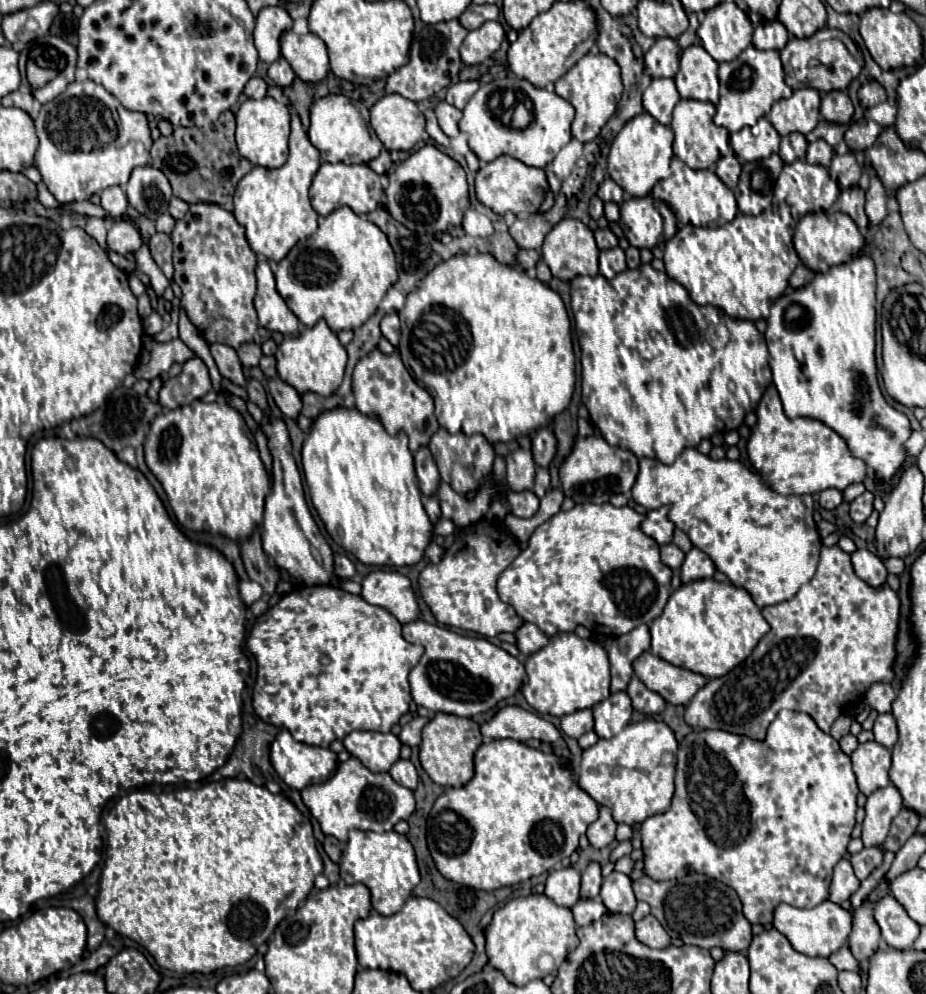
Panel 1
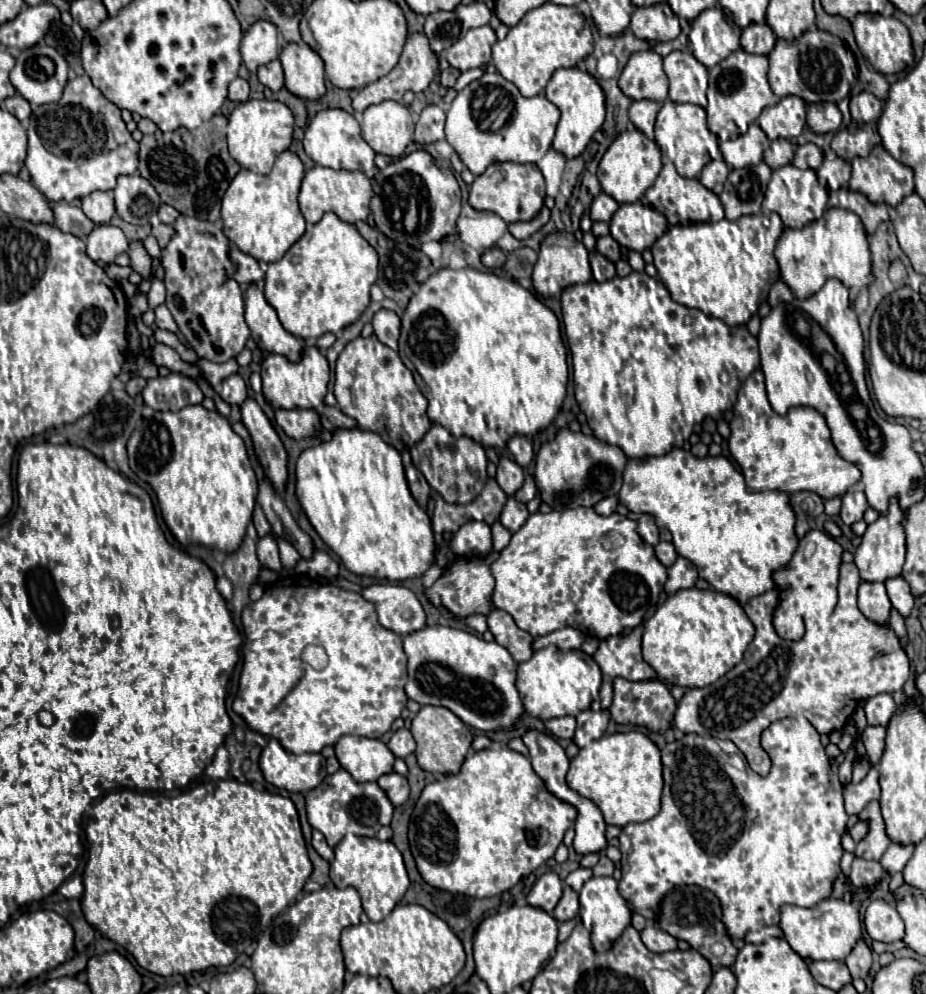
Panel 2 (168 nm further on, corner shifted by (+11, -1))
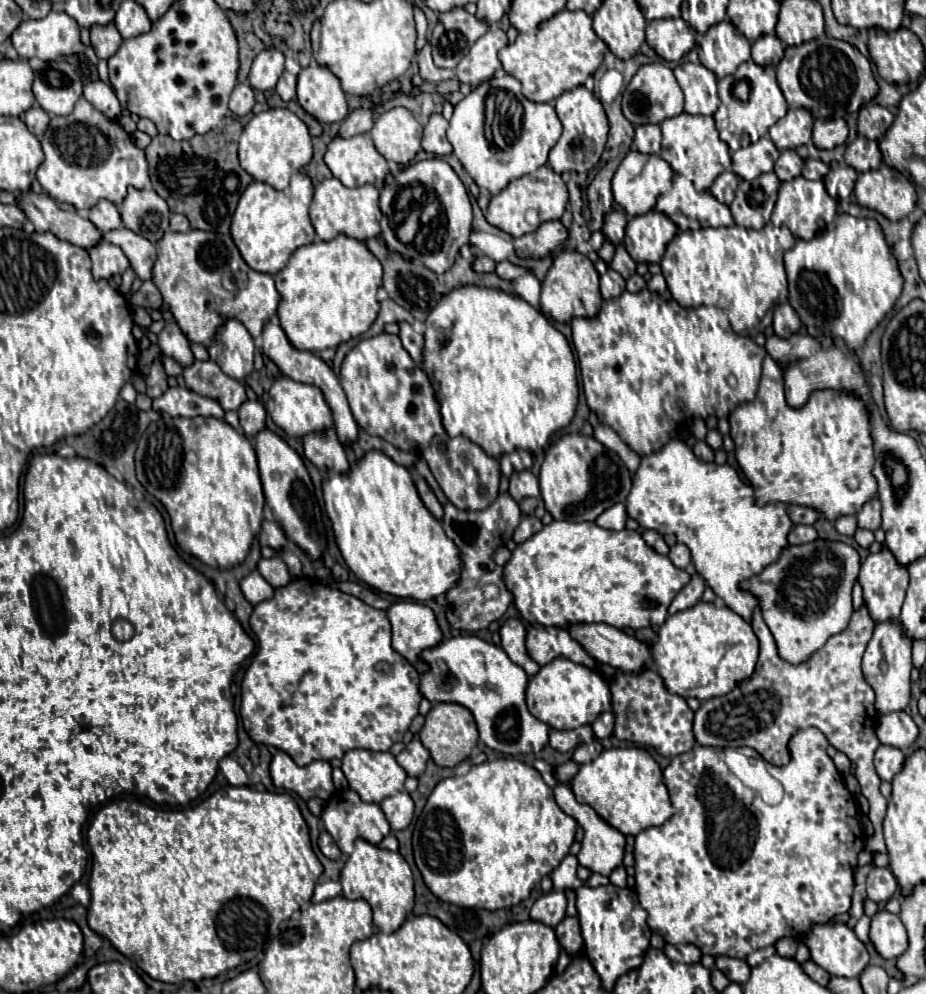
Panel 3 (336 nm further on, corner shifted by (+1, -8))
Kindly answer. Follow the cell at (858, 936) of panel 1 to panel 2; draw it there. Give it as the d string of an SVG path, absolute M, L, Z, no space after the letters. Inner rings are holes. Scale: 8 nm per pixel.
M860 938L856 942L856 946L852 948L852 952L846 956L846 966L852 974L852 978L864 978L872 966L872 950L870 946Z

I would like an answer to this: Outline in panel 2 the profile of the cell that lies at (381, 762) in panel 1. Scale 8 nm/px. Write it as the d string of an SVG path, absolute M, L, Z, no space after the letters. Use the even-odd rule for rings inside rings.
M342 736L336 742L338 762L352 774L356 782L374 782L392 770L394 754L378 738Z

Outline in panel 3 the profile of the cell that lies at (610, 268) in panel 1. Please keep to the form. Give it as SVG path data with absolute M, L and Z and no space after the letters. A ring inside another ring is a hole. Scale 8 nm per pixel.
M608 267L608 271L600 277L602 297L604 297L604 299L614 299L614 297L618 297L624 289L626 289L626 283L624 283L622 275L618 275L612 267Z

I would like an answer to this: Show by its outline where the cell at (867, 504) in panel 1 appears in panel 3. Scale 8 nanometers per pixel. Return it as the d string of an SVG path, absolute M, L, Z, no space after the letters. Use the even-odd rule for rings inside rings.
M874 497L872 501L868 501L868 503L860 509L860 513L856 515L856 519L858 519L858 527L876 531L876 529L880 527L880 509L882 509L882 507L880 507L878 497Z

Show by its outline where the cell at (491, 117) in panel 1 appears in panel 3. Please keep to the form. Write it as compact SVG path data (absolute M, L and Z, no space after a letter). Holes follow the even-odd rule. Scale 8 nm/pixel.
M504 75L504 81L500 79L490 79L484 81L482 85L478 85L476 89L472 89L456 107L454 107L454 115L450 119L450 129L448 129L448 141L454 147L454 155L458 157L458 161L462 163L462 167L466 169L466 173L474 179L474 183L482 189L488 189L490 195L498 195L510 181L516 181L532 171L536 171L538 167L546 165L548 153L550 149L556 145L558 137L562 133L562 123L554 111L554 107L550 103L534 103L528 101L516 79L512 79L510 75ZM488 99L494 99L494 117L492 123L488 127L486 123L486 103Z

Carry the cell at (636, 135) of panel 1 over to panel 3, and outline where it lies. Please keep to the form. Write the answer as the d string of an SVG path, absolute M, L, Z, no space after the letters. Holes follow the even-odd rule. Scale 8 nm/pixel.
M632 149L622 159L620 167L614 173L614 179L612 179L614 201L624 209L624 213L628 213L632 217L644 215L654 207L656 199L662 193L670 191L670 185L672 185L670 181L672 181L672 167L668 167L668 163L664 163L664 159L660 159L660 155L644 155L644 153L638 153Z

